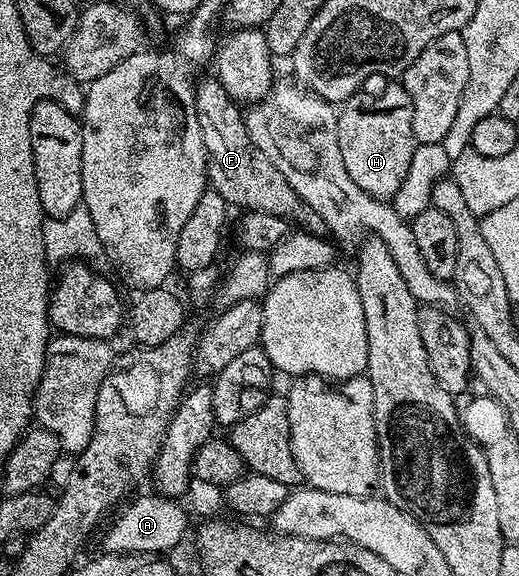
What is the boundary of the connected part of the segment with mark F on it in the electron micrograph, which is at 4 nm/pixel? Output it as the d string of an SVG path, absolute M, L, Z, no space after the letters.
M200 78L196 82L195 108L197 121L201 125L201 137L205 141L210 190L221 193L221 197L225 197L232 208L273 213L312 235L328 234L325 221L321 221L321 217L317 217L317 213L309 209L309 205L305 205L301 197L297 197L293 185L285 181L277 165L273 165L273 161L269 161L269 157L265 157L265 153L261 153L261 149L253 145L253 141L247 136L247 124L240 104L235 103L229 93L225 93L218 78Z

